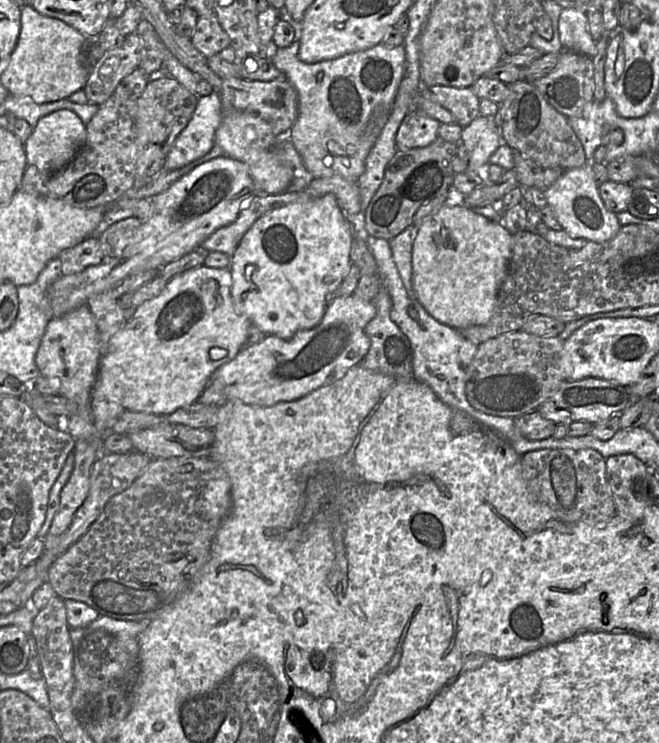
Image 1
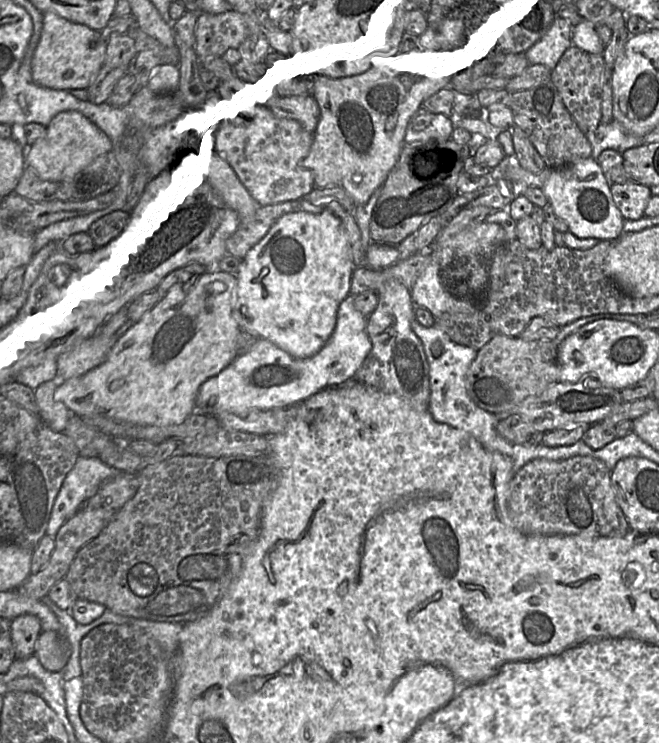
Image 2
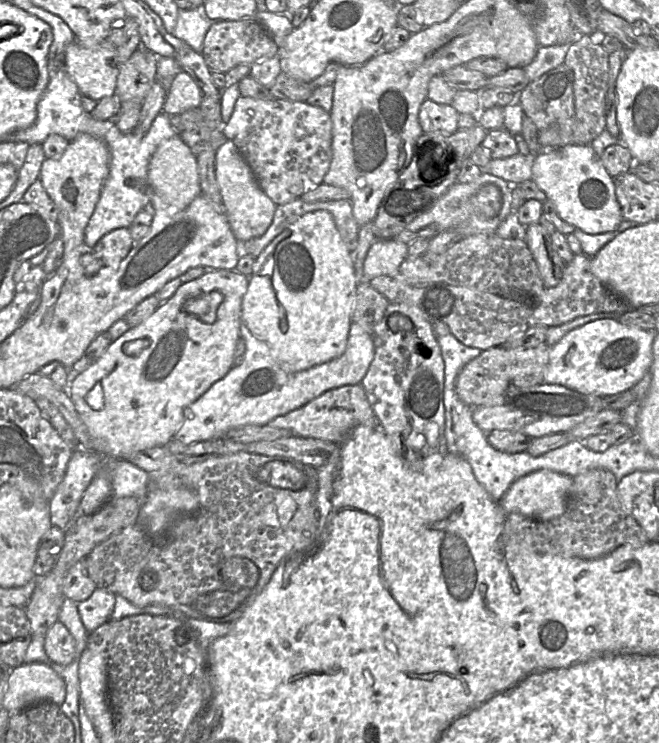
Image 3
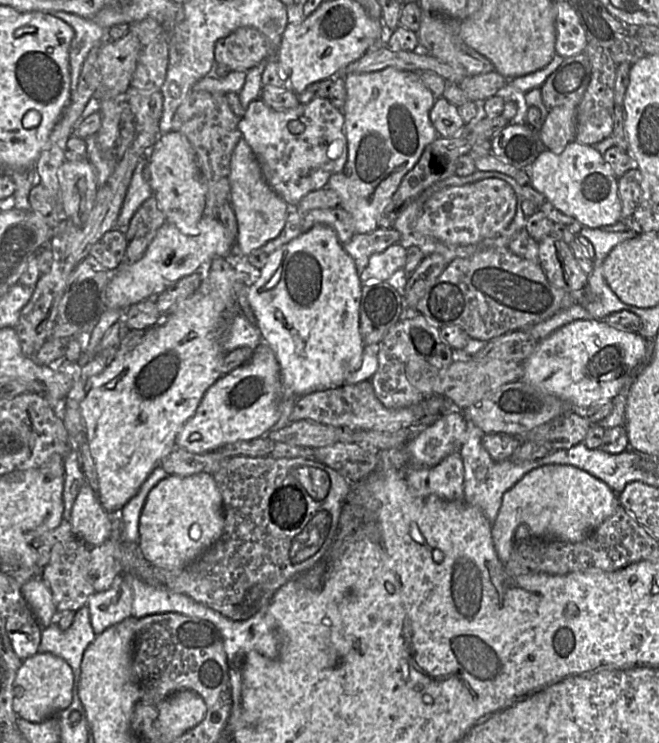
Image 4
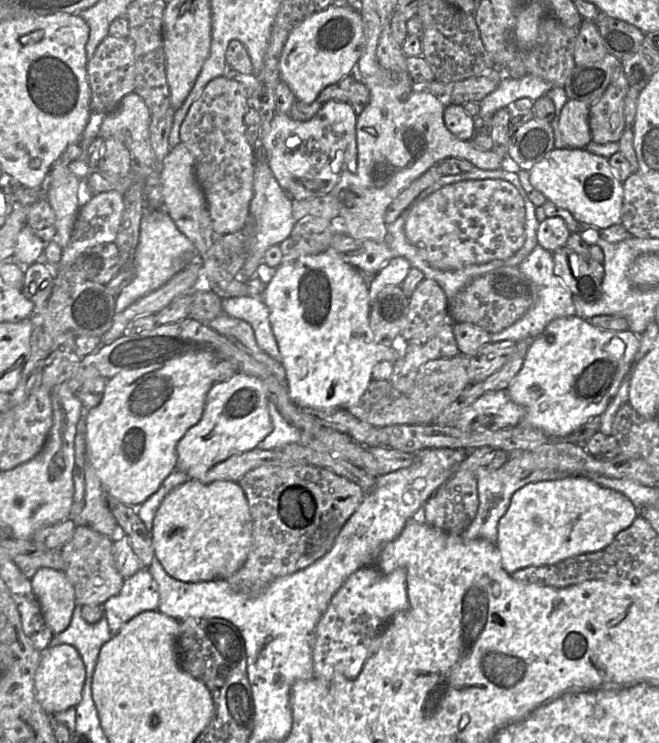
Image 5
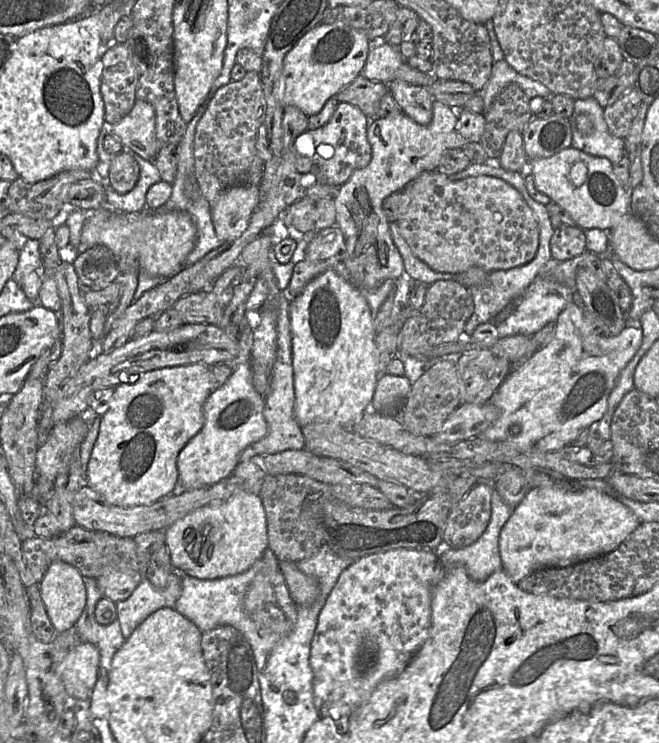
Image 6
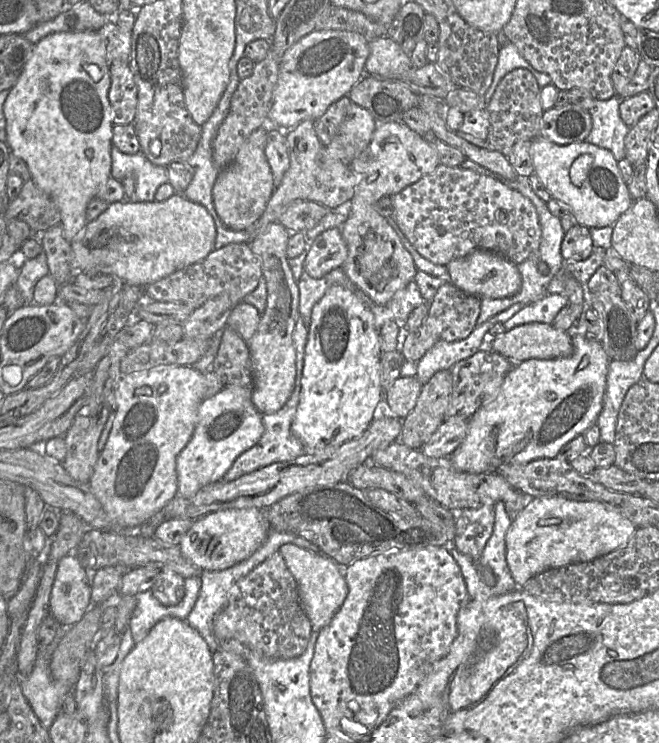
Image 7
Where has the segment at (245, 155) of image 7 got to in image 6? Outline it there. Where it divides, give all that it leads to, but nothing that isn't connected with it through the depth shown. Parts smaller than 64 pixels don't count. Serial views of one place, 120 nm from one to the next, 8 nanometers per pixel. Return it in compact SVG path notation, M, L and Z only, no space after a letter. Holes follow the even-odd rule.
M240 184L226 189L211 208L217 237L223 243L240 238L248 229L259 202L257 185Z

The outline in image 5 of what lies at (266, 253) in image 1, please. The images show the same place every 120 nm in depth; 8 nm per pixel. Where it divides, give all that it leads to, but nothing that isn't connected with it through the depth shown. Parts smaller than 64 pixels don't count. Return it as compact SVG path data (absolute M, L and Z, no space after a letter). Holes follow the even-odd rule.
M324 251L318 254L303 255L293 260L283 261L276 267L275 274L271 281L266 284L261 297L269 309L269 319L281 354L281 364L285 370L285 384L289 396L301 408L347 409L355 405L366 391L371 380L375 380L372 377L374 366L382 360L395 362L400 356L400 341L394 341L394 346L391 347L378 345L374 342L373 333L369 326L370 299L365 278L360 270L345 262L336 254Z

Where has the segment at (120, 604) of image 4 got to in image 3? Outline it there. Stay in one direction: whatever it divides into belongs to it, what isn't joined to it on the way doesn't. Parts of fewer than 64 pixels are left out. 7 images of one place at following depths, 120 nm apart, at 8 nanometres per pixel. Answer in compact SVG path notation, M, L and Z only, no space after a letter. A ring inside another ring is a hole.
M104 588L96 590L86 599L77 603L77 609L88 633L110 620L116 595Z

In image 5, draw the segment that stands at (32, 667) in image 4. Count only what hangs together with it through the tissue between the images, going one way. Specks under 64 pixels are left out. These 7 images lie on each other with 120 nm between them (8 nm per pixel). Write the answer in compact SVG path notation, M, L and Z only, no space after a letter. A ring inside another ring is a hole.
M57 645L44 649L34 676L35 697L44 711L53 716L79 704L85 684L86 669L80 654L71 645Z

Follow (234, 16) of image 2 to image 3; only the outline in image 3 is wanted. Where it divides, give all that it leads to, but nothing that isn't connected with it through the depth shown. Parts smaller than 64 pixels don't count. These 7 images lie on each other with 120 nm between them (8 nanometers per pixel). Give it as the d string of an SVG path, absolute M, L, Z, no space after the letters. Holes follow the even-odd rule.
M242 18L215 21L205 35L201 54L211 71L226 73L238 65L251 65L265 58L278 56L279 47L255 18Z

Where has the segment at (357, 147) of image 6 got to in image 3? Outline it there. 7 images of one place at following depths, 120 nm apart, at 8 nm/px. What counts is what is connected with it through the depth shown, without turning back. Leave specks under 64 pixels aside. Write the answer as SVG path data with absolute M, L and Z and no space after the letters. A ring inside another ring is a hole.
M240 96L223 133L236 145L261 189L277 206L292 202L323 184L329 170L331 116L323 108L307 102Z

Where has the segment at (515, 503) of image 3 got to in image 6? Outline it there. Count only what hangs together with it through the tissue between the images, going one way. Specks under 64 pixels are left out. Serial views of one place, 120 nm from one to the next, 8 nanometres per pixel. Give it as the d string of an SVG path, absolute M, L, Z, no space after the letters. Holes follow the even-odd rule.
M531 488L499 536L502 569L514 583L549 567L566 567L615 550L642 521L618 499L592 488Z

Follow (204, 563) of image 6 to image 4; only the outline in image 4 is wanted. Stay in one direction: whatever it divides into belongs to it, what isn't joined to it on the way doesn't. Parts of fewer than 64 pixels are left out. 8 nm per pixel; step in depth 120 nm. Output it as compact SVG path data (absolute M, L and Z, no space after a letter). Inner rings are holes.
M212 475L167 476L146 499L139 522L139 546L154 566L182 569L213 546L223 535L225 516L222 495Z

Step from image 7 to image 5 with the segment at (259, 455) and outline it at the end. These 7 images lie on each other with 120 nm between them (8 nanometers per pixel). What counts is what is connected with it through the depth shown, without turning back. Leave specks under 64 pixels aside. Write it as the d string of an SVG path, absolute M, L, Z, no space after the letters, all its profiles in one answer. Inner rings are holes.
M261 296L222 298L222 309L227 315L247 322L254 331L259 348L281 362L281 354L269 319L269 309ZM269 397L269 413L272 420L272 431L257 445L258 449L280 449L290 443L300 442L300 431L287 421Z

